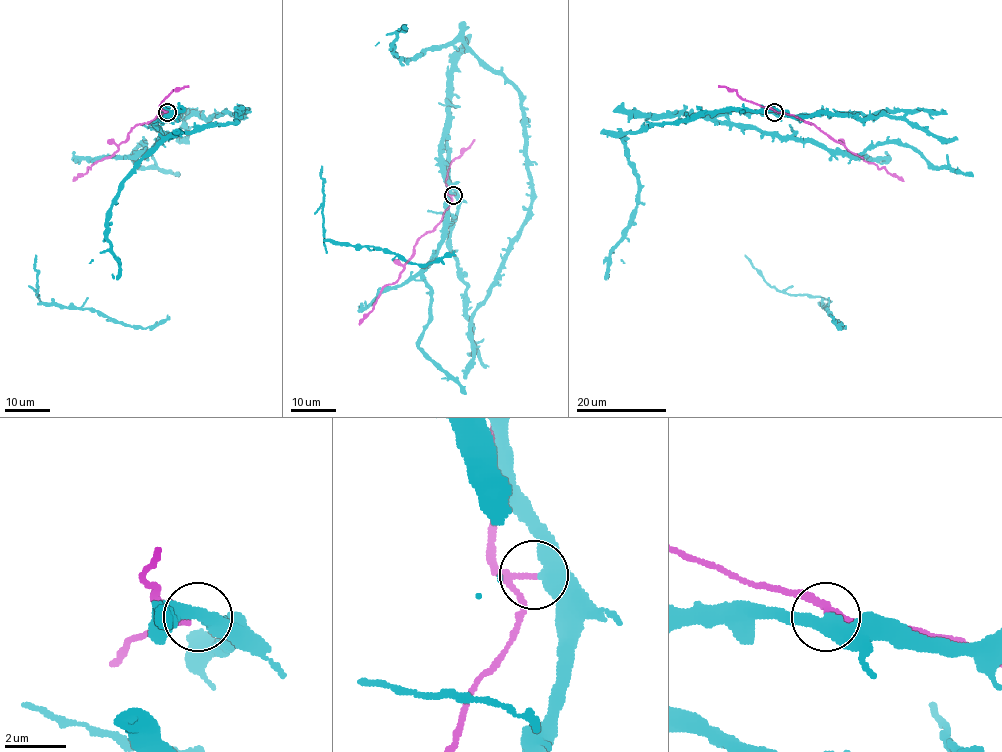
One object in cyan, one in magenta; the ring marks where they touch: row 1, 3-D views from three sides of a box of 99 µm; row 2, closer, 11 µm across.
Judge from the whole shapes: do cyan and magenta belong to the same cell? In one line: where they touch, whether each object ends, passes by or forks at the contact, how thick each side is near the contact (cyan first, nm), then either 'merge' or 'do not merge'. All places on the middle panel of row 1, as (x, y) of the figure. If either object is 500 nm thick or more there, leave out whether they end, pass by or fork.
at (453, 195); cyan passes by; magenta passes by; 440 nm thick on the cyan side, 110 nm on the other; do not merge

